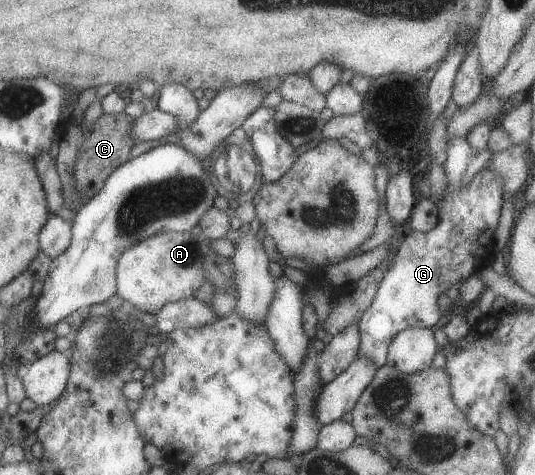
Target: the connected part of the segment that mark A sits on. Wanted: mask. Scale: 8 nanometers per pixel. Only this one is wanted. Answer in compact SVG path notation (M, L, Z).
M167 231L154 234L145 240L124 250L116 264L116 293L130 302L135 308L142 312L154 315L167 303L194 298L193 294L206 280L203 268L203 260L213 254L208 239L201 231L193 235L191 231L175 232Z

